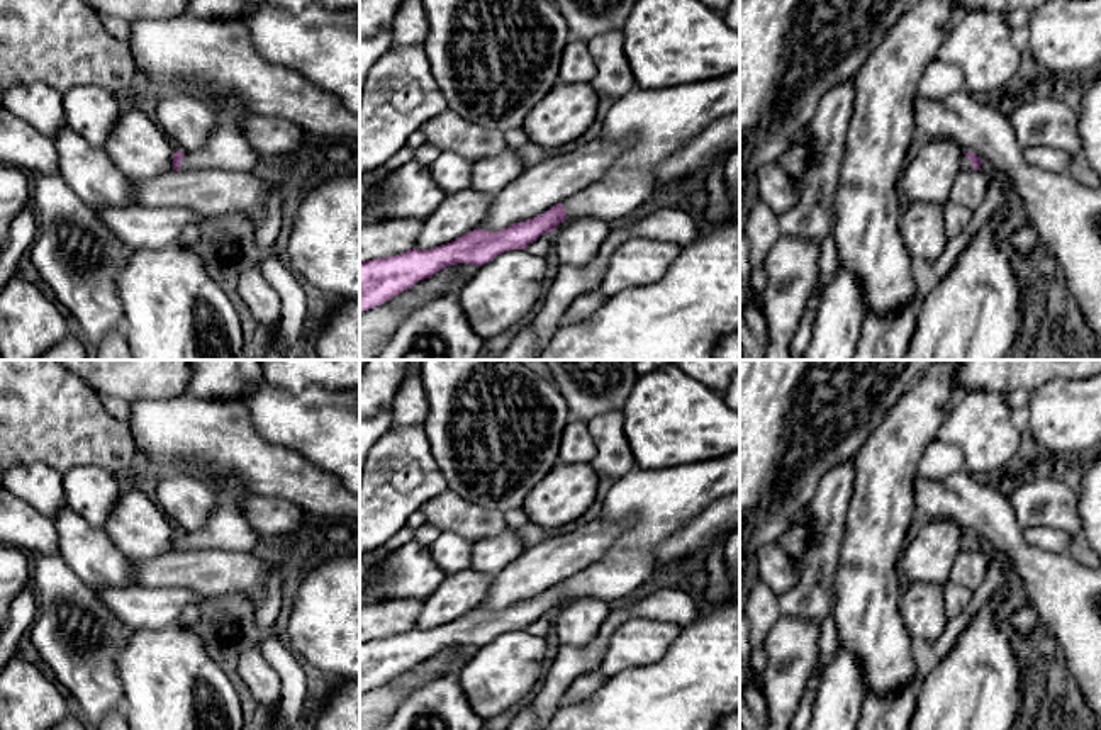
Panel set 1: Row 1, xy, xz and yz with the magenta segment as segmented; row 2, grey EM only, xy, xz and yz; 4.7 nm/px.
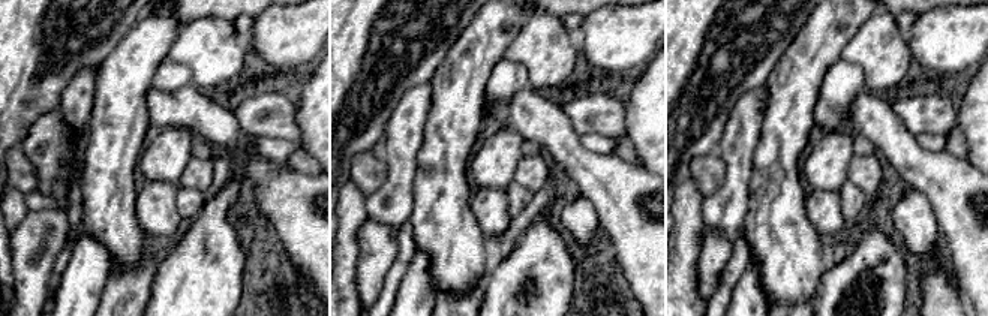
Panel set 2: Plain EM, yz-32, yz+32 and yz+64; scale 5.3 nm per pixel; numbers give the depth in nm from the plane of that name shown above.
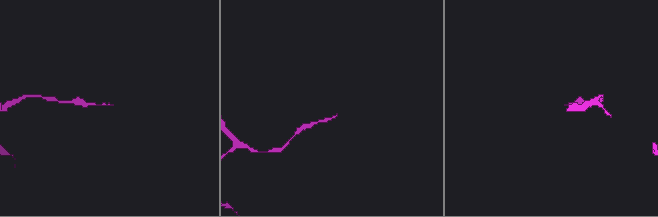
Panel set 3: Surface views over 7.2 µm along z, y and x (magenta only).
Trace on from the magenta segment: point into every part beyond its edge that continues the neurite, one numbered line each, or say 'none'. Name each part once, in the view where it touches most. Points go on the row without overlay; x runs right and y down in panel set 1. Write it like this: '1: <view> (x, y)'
1: xy (226, 528)

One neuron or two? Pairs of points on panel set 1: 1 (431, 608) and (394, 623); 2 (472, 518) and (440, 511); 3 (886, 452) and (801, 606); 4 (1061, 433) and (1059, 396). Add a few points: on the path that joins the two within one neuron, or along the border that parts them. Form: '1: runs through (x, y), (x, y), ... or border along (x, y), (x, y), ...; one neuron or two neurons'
1: border along (424, 601), (413, 627); two neurons
2: runs through (463, 518), (448, 511); one neuron
3: border along (854, 489), (849, 499), (849, 515), (837, 567); two neurons
4: runs through (1061, 425), (1061, 404); one neuron

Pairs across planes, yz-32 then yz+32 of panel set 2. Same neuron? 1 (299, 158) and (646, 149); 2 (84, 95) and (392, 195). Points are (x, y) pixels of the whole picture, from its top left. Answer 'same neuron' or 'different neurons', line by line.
1: different neurons
2: same neuron

